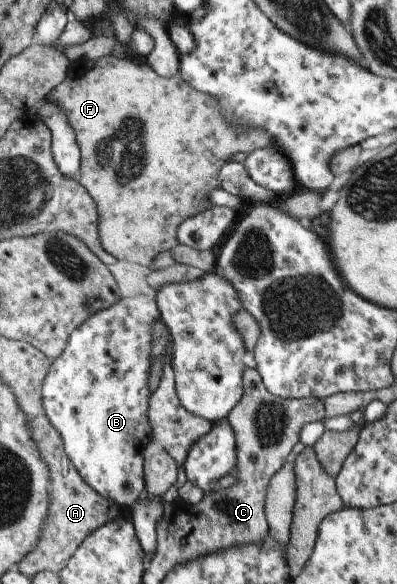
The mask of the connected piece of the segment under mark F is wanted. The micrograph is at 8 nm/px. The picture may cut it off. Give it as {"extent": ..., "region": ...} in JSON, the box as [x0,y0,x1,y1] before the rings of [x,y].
{"extent":[43,54,272,267],"region":[[[109,54],[96,60],[80,58],[69,62],[68,66],[65,78],[57,86],[54,86],[51,92],[43,99],[53,99],[61,105],[61,108],[64,108],[69,126],[73,129],[80,154],[77,180],[95,203],[100,245],[103,250],[113,255],[117,261],[131,261],[147,267],[155,260],[155,256],[159,252],[173,248],[173,246],[179,243],[176,237],[177,227],[189,217],[195,216],[209,207],[213,207],[209,203],[207,194],[211,190],[215,190],[215,188],[221,189],[218,177],[219,169],[225,163],[231,161],[233,154],[237,154],[237,152],[249,153],[252,150],[266,147],[272,140],[270,134],[259,127],[234,129],[224,121],[220,113],[218,100],[214,96],[206,95],[191,88],[185,81],[182,81],[179,72],[167,78],[160,77],[148,65],[145,58],[140,57],[138,60],[128,57],[116,58]]]}

